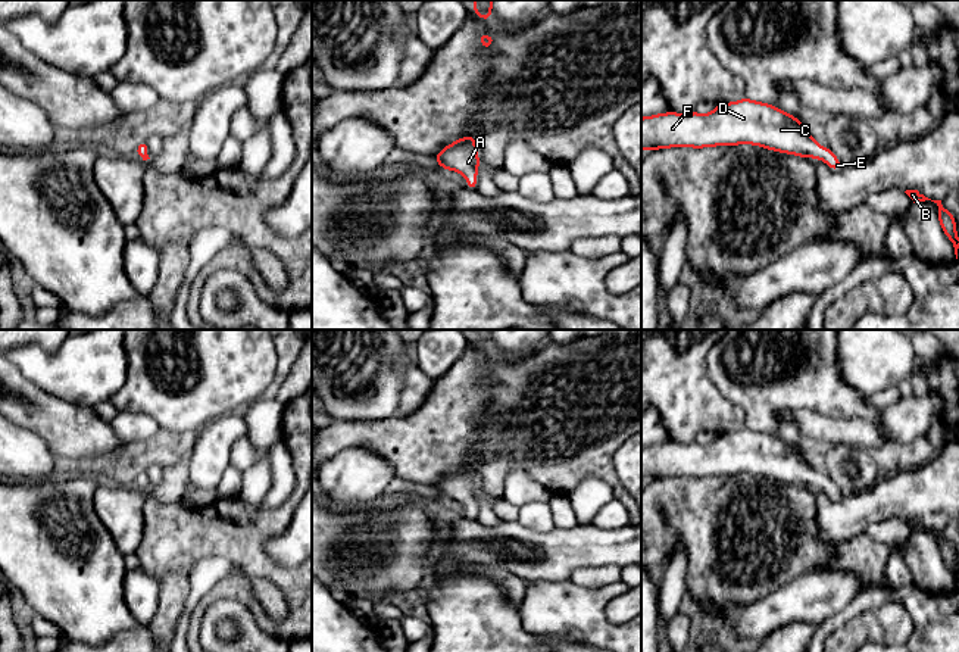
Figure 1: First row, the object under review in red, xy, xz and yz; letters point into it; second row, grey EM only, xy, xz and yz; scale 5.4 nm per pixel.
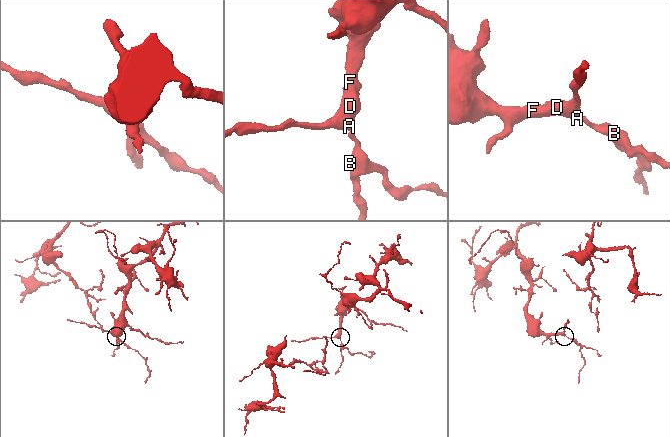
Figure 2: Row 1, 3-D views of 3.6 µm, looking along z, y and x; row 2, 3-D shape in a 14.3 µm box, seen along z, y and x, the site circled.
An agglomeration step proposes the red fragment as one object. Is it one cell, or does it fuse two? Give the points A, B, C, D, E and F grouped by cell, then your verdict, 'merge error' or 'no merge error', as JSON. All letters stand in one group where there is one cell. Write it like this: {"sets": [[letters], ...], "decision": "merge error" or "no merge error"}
{"sets": [["A", "B", "C", "D", "E", "F"]], "decision": "no merge error"}

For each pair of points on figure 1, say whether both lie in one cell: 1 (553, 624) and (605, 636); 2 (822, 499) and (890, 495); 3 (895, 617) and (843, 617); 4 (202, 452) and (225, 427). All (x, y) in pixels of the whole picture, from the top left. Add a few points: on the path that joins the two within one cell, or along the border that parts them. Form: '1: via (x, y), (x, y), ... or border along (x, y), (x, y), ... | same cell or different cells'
1: via (567, 624), (589, 624), (592, 627) | same cell
2: via (839, 507), (874, 505) | same cell
3: border along (887, 604), (871, 607), (842, 626) | different cells
4: via (208, 446), (219, 433) | same cell

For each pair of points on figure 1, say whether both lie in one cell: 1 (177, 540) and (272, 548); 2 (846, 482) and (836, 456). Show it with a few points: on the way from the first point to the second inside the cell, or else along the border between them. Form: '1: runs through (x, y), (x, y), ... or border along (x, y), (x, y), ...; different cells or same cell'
1: border along (289, 524), (264, 545), (264, 551), (284, 567); different cells
2: runs through (846, 476), (846, 467), (842, 462); same cell

